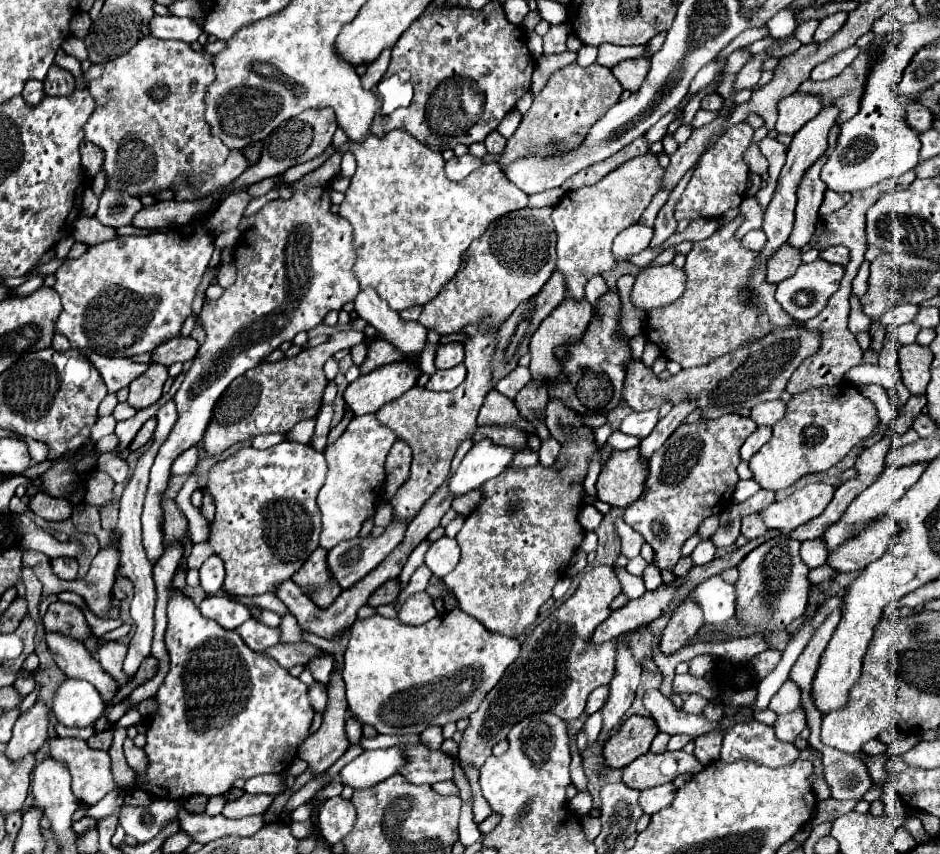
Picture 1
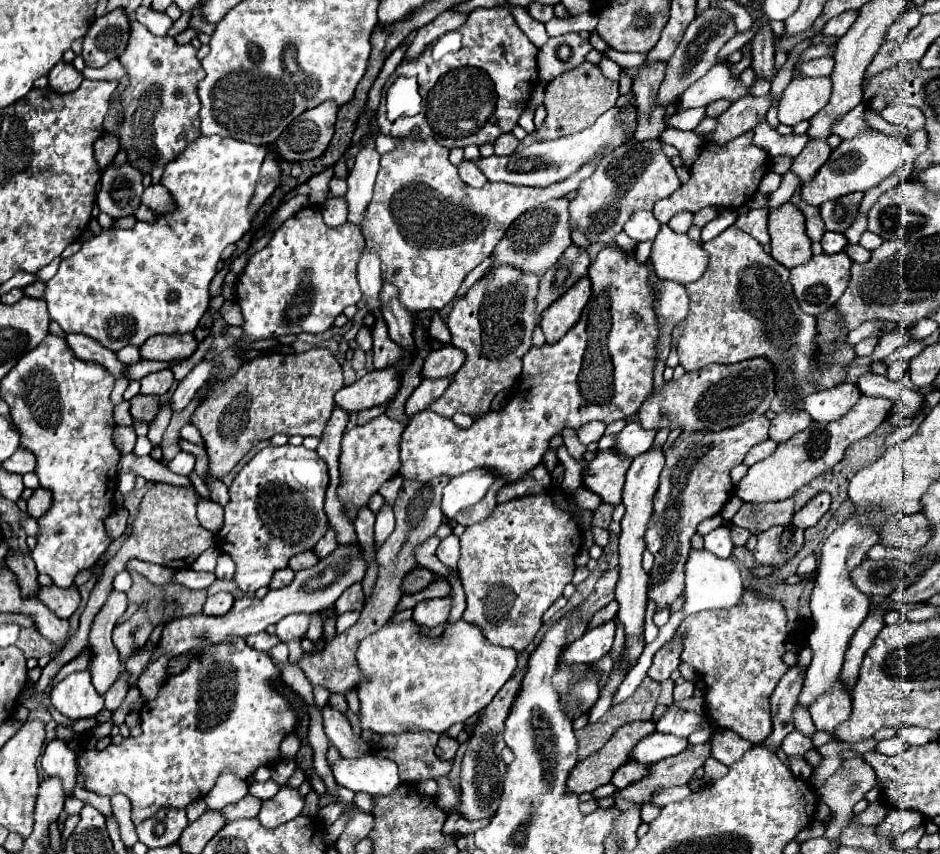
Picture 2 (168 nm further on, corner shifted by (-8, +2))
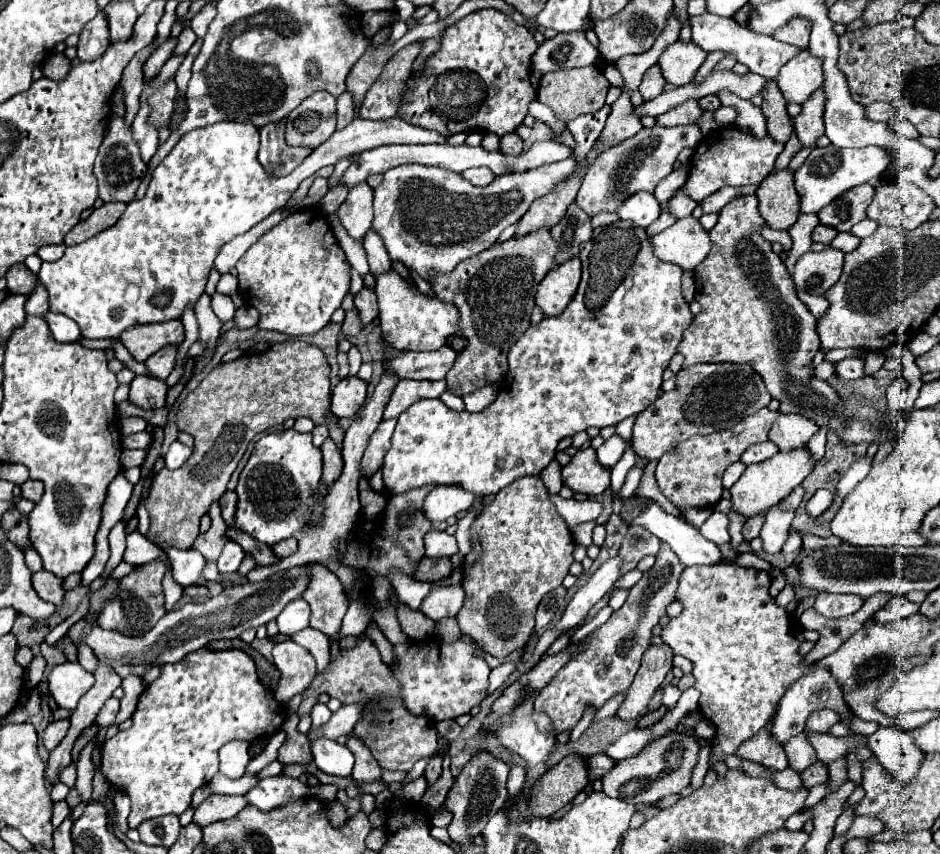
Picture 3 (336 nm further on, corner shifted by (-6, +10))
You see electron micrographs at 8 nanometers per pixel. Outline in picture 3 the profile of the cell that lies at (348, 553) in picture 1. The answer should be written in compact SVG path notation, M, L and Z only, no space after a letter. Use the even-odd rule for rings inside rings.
M301 565L287 569L287 573L275 573L275 577L269 577L263 583L225 587L219 595L211 597L205 603L185 603L179 609L167 611L159 619L159 623L141 637L127 637L117 631L105 631L99 625L95 625L87 637L81 637L83 621L75 623L67 631L67 635L73 639L75 645L79 641L85 641L95 651L95 655L103 659L107 665L111 665L121 677L127 677L131 673L143 675L147 667L181 661L187 653L205 647L213 639L235 639L245 629L251 627L257 629L259 625L267 625L269 621L277 619L277 615L283 611L287 603L303 597L305 591L307 591L307 565Z

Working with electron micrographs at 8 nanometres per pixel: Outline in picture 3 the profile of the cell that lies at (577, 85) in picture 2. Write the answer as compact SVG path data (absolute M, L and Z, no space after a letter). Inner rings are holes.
M589 65L589 67L579 67L579 69L559 69L545 73L539 83L537 99L547 105L561 123L569 123L571 119L587 113L595 113L605 105L605 97L609 91L609 81L601 73L599 67Z

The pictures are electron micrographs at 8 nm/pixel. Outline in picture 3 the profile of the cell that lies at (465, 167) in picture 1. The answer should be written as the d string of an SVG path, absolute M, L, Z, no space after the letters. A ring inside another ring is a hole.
M487 167L467 169L467 171L463 171L463 173L461 173L461 177L463 177L463 179L467 179L467 181L471 181L471 183L473 183L473 185L477 185L477 187L489 185L489 183L495 179L495 175L493 175Z

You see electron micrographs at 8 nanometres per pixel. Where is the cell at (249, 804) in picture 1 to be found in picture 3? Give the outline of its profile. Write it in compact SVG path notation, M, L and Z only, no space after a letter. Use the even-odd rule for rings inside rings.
M213 793L197 807L193 821L197 821L197 825L205 827L209 823L235 817L247 805L249 805L249 801L245 795L217 795L217 793Z

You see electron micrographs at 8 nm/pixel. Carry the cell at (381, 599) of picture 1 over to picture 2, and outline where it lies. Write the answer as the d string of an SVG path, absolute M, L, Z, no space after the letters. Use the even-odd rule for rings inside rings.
M417 567L413 573L409 573L409 577L405 577L405 593L417 593L423 591L425 587L429 587L435 581L433 571L425 569L425 567Z

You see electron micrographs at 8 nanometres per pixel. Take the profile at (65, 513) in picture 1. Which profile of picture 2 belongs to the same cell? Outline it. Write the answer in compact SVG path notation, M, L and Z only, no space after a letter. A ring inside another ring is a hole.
M43 487L35 489L33 495L31 495L31 499L27 501L27 513L31 517L39 519L49 507L51 507L51 491L49 489L43 489Z

